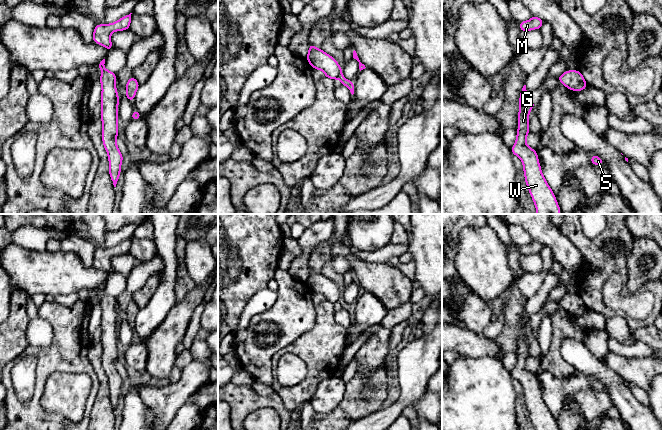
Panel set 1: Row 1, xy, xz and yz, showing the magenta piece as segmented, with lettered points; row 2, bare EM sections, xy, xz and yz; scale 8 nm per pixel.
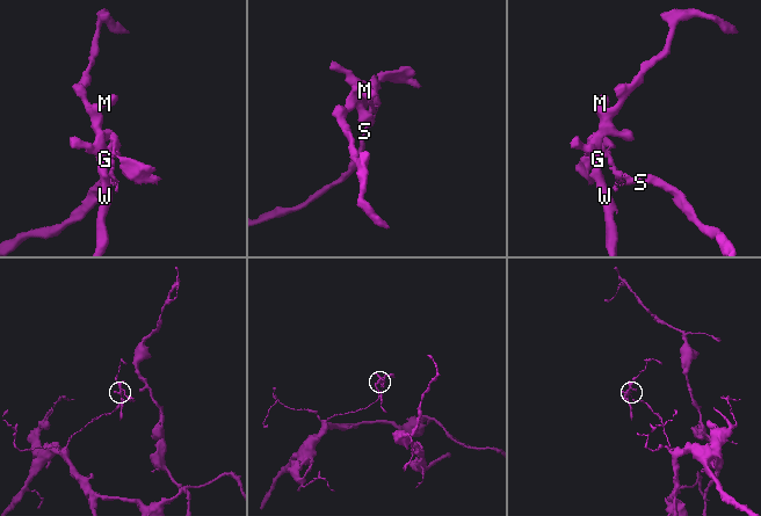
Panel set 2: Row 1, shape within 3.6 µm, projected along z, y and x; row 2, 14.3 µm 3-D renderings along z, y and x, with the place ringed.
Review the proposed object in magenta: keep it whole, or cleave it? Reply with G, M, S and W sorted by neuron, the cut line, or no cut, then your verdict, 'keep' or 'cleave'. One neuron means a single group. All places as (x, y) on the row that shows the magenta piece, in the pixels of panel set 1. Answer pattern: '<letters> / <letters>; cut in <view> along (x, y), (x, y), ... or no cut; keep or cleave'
G M W / S; cut in yz along (528, 99), (528, 111); cleave

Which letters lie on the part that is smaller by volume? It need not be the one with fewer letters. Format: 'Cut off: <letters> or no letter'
Cut off: G, M, W

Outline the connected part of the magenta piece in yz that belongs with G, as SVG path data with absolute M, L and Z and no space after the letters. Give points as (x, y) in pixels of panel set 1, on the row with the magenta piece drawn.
M524 85L519 100L518 132L511 151L522 160L525 181L535 203L537 214L550 214L552 211L560 214L561 209L554 193L542 174L537 152L526 144L526 137L529 133L528 100L529 94L526 85Z

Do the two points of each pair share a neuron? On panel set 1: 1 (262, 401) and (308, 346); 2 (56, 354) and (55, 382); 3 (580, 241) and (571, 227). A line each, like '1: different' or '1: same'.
1: different
2: different
3: same

